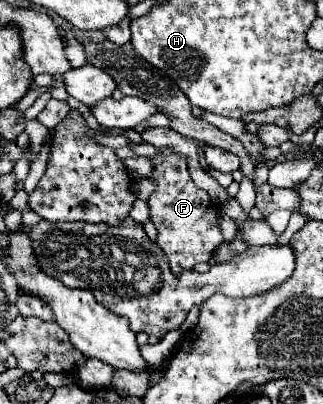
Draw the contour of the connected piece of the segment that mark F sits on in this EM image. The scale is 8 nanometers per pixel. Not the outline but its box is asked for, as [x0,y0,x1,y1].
[147,150,223,276]

